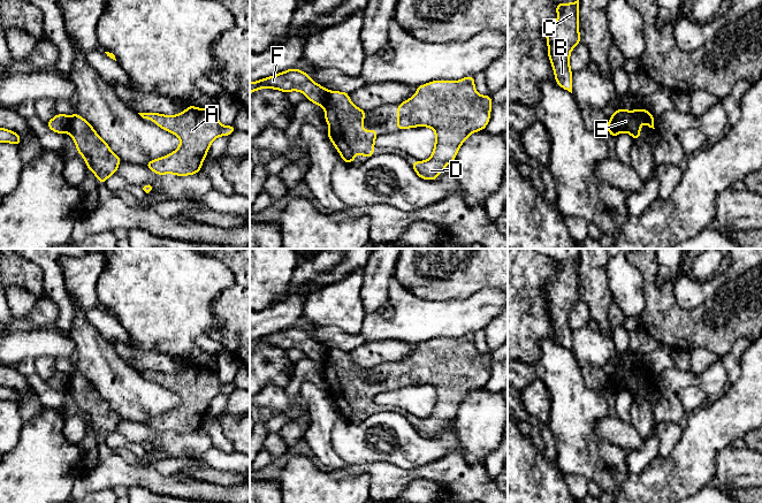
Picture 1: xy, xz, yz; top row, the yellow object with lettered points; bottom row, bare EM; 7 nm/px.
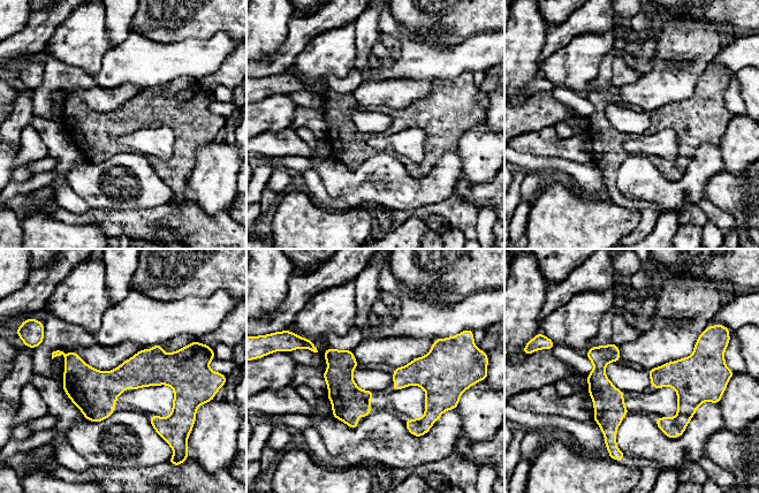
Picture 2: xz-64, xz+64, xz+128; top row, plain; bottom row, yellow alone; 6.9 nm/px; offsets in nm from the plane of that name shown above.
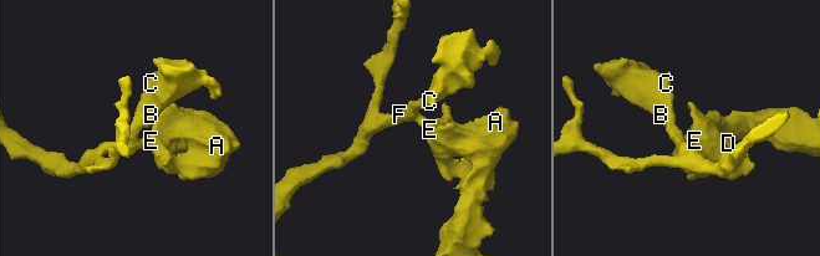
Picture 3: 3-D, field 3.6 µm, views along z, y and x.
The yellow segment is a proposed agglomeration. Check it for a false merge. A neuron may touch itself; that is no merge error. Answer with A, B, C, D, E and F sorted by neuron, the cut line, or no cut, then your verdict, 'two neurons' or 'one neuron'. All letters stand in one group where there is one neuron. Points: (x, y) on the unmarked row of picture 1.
A D E / B C F; cut in xy along (70, 375), (68, 389); two neurons

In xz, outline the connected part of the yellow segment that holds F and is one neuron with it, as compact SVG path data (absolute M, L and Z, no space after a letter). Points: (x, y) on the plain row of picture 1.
M296 326L250 341L250 351L259 346L275 346L284 351L299 349L317 364L323 364L329 350L326 345L314 341L308 331Z

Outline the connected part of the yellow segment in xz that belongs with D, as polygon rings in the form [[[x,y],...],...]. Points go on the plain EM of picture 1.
[[[474,334],[462,338],[433,338],[419,343],[416,352],[397,364],[397,387],[429,384],[435,389],[432,414],[426,419],[412,420],[417,433],[434,439],[443,427],[455,419],[460,403],[477,389],[483,388],[490,376],[492,355],[480,353],[474,345]]]

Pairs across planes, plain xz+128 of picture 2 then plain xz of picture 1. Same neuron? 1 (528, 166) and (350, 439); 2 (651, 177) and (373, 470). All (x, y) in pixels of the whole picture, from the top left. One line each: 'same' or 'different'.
1: same
2: different

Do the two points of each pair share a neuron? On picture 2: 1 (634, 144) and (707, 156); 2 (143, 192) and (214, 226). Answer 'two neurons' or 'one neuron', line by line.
1: two neurons
2: two neurons

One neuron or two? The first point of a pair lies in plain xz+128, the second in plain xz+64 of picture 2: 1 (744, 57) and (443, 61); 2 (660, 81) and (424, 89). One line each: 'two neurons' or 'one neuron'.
1: one neuron
2: one neuron

